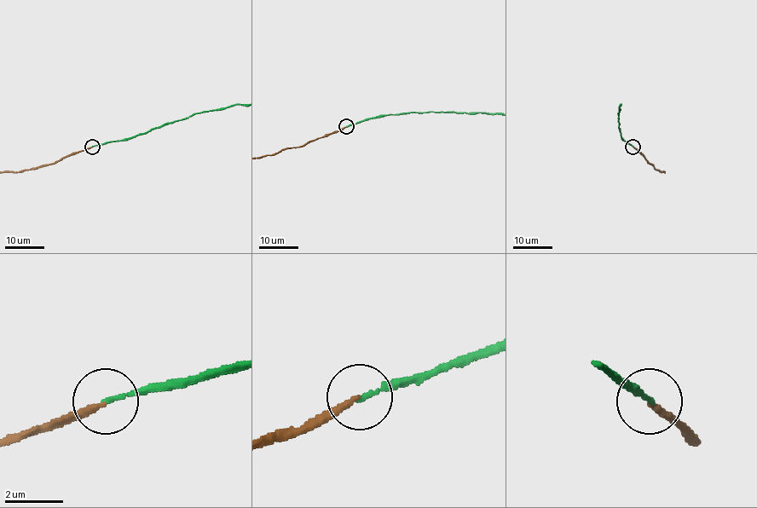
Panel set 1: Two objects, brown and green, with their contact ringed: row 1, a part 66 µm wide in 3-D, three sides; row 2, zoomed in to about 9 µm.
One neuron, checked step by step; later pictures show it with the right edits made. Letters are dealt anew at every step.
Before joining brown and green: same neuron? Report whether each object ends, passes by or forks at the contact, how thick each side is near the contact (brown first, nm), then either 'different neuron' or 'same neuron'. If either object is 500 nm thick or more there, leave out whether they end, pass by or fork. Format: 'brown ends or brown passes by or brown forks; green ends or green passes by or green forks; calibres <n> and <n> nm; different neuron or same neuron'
brown ends; green ends; calibres 180 and 150 nm; same neuron

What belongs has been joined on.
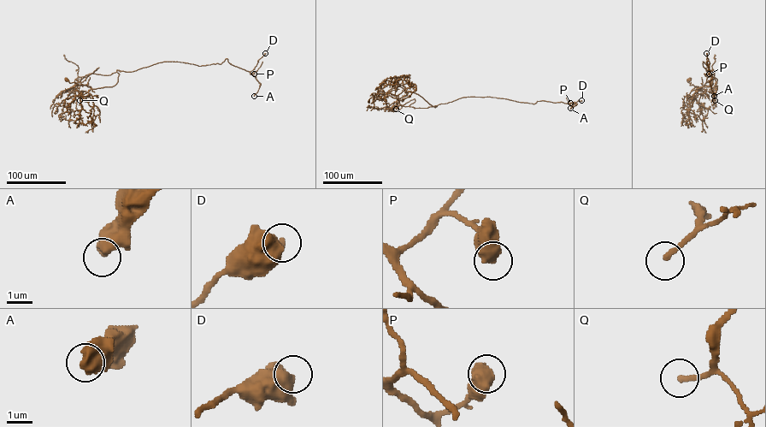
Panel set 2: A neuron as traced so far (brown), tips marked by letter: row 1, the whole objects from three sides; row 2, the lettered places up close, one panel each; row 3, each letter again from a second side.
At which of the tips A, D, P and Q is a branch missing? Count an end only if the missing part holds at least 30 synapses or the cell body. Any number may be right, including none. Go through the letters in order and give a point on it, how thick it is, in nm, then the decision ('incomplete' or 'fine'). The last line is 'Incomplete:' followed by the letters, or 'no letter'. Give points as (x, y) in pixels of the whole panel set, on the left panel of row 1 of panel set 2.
A: at (254, 96); 650 nm thick; fine
D: at (265, 53); 750 nm thick; fine
P: at (254, 74); 700 nm thick; fine
Q: at (79, 100); 200 nm thick; incomplete
Incomplete: Q

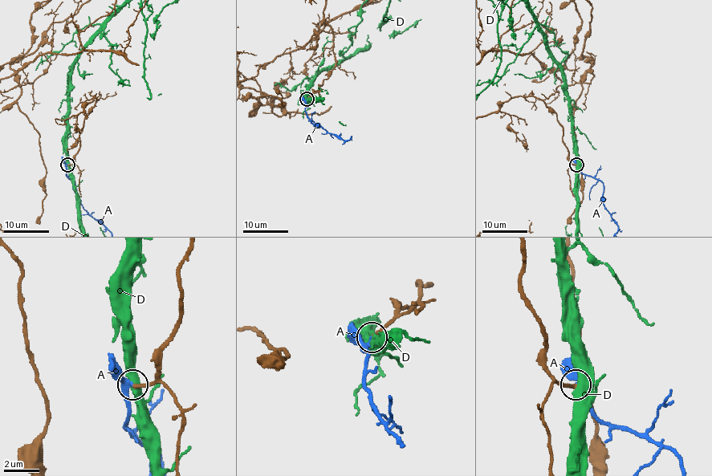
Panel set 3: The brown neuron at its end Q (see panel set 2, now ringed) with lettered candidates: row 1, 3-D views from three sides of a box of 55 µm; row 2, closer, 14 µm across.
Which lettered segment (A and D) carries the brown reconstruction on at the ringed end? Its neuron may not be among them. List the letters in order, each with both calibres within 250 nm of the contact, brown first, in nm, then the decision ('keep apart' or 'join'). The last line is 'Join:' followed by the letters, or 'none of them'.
A: 220/180 nm | join
D: 220/550 nm | keep apart
Join: A

